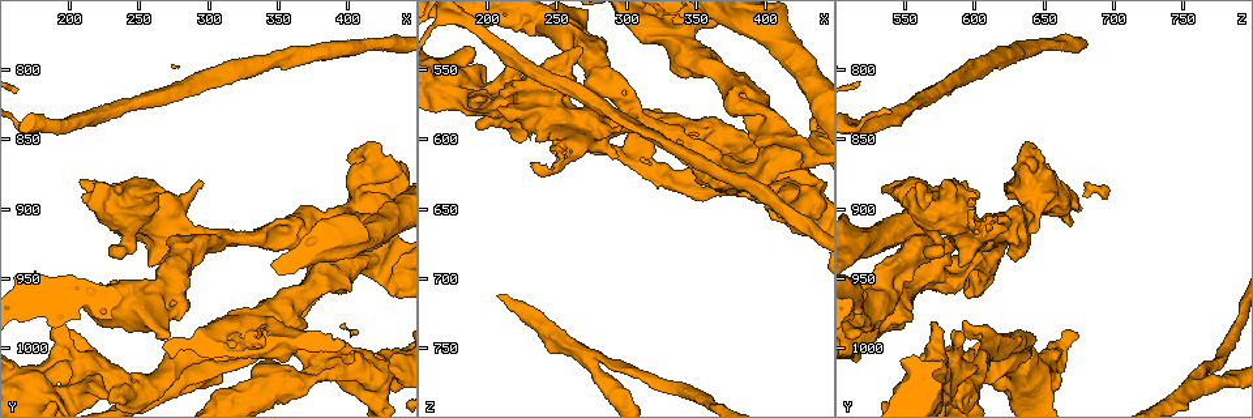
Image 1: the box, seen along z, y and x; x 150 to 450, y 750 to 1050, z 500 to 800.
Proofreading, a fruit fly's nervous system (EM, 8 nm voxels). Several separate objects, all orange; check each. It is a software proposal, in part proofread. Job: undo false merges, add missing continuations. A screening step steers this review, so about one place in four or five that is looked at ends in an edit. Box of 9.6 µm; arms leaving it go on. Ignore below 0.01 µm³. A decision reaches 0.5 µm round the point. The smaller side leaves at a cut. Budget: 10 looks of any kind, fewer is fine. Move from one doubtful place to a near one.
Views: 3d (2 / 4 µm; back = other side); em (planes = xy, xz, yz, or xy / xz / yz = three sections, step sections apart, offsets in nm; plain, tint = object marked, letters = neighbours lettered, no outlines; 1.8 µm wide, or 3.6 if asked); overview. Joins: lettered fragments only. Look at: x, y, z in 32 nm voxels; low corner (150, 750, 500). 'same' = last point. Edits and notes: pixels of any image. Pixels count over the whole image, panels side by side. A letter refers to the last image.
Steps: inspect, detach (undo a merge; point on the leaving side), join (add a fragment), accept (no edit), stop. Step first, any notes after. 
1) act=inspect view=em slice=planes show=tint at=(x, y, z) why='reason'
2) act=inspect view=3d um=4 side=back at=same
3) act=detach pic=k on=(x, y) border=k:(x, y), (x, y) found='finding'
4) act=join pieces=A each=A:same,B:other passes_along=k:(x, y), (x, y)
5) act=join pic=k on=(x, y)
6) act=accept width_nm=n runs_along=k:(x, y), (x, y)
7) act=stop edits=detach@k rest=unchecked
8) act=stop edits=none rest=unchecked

act=inspect view=3d um=4 at=(304, 980, 590) why='an open end'

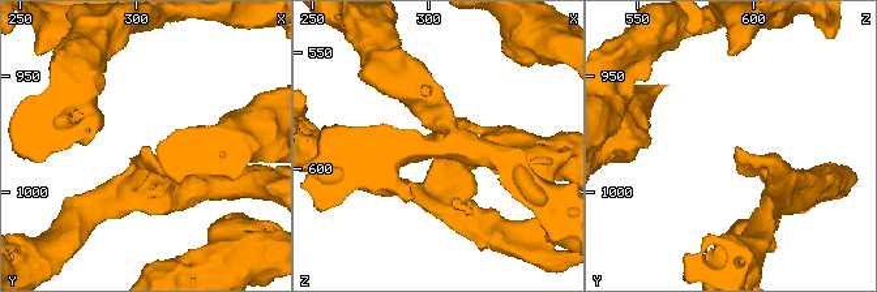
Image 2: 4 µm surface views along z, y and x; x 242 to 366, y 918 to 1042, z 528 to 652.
act=inspect view=em slice=xy step=4 show=letters at=(306, 980, 592)

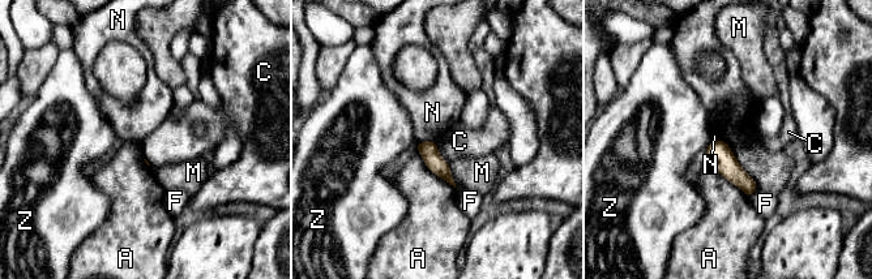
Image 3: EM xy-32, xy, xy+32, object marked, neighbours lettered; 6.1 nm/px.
act=inspect view=em slice=planes show=letters at=same why='cut it another way'

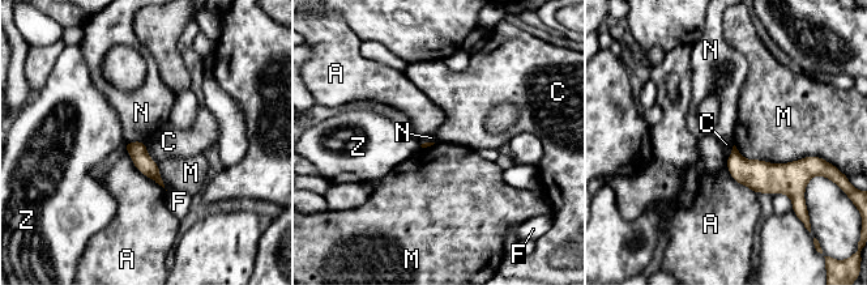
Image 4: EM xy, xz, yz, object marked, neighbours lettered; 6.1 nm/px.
act=accept each=A:other,C:other,F:other,M:other,N:other,Z:other border=4:(144, 141), (146, 153), (157, 164) found='no lettered fragment goes on from it'

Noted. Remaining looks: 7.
act=inspect view=em slice=planes show=tint at=(352, 966, 542) why='sharp bend'

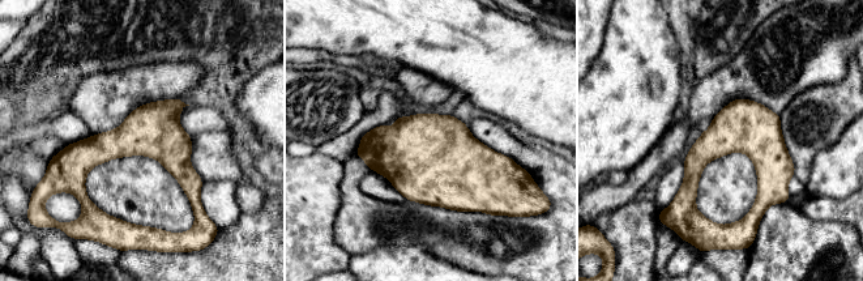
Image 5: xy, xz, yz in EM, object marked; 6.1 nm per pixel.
act=inspect view=em slice=planes show=letters at=same why='see the neighbours'

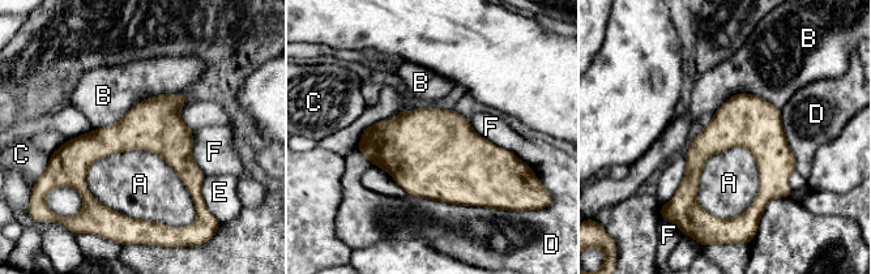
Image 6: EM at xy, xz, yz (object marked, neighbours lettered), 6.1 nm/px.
act=accept width_nm=320 each=A:other,B:other,C:other,D:other,E:other,F:other runs_along=6:(63, 153), (157, 140), (197, 191) found='one cell here'

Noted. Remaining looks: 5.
act=inspect view=3d um=4 at=(222, 1016, 590) why='four arms meet'

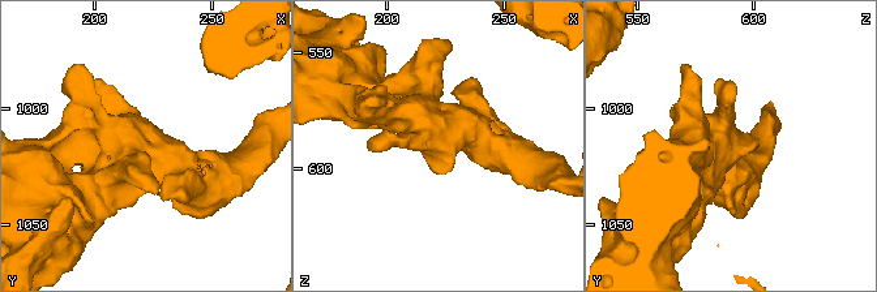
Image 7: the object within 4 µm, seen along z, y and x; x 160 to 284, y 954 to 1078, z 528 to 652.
act=inspect view=em slice=yz step=8 show=tint at=(222, 1016, 588) why='need the tissue'

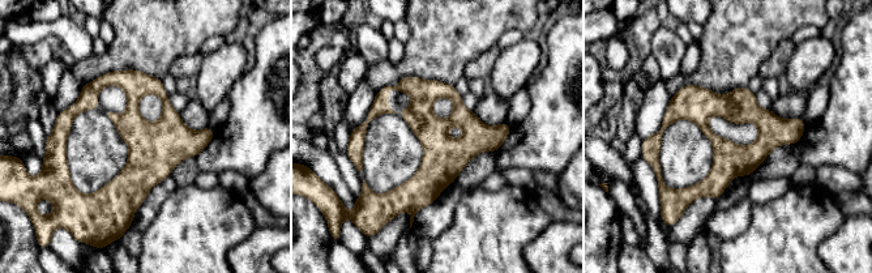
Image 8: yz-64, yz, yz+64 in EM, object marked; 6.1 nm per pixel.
act=inspect view=em slice=planes show=letters at=same

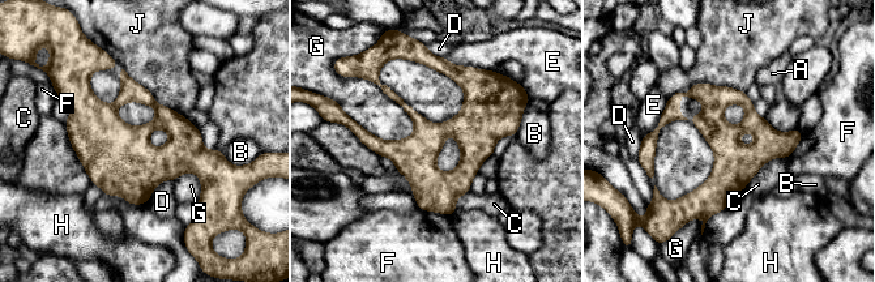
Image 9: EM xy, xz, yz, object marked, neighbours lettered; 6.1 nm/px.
act=accept width_nm=260 each=A:other,B:other,C:other,D:other,E:other,F:other,G:other,H:other,J:other found='all the same cell'

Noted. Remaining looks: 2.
act=inspect view=3d um=4 at=(172, 1022, 566) why='thick turns thin'

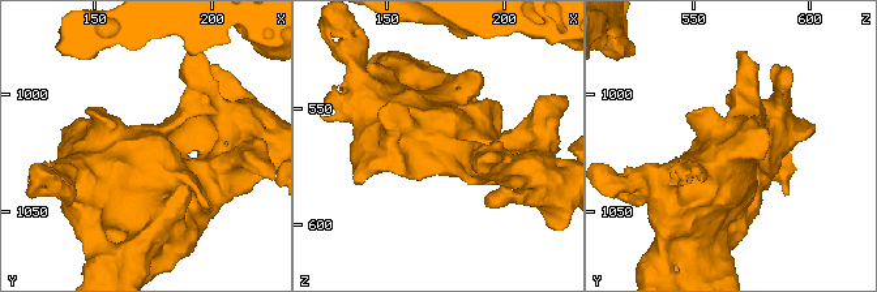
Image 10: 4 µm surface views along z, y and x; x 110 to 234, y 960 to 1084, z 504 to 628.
act=inspect view=em um=3.6 slice=planes show=letters at=same why='now the EM'

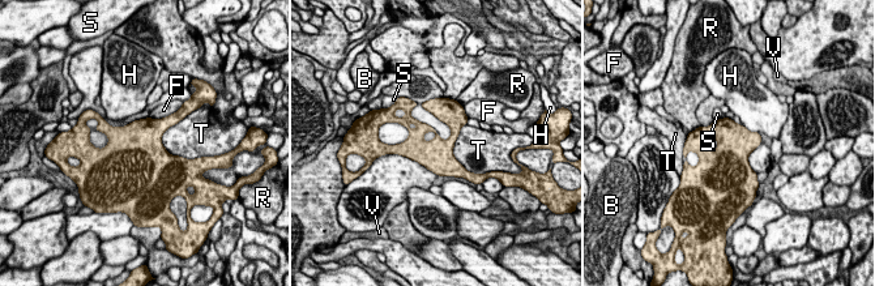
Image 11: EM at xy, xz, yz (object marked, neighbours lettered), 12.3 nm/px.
act=accept width_nm=440 each=B:other,F:other,H:other,R:other,S:other,T:other,V:other border=11:(183, 119), (162, 145), (186, 158) found='one cell here'

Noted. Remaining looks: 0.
act=stop edits=none rest=unchecked

